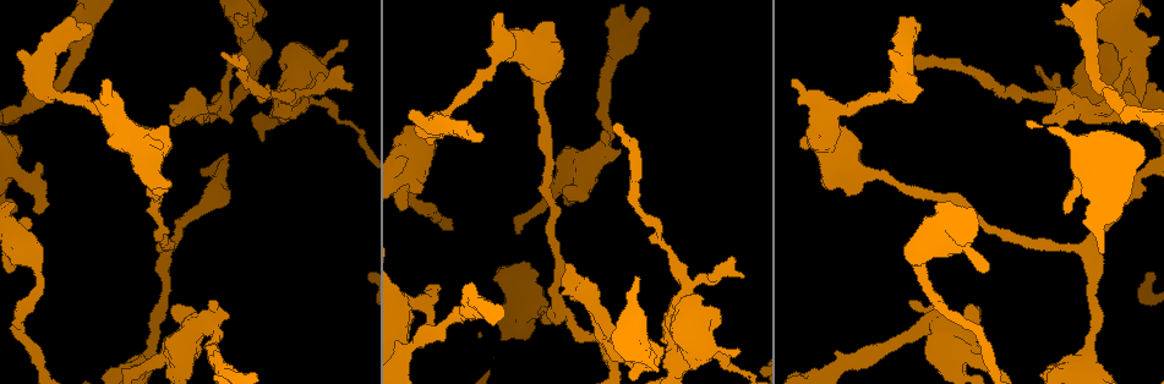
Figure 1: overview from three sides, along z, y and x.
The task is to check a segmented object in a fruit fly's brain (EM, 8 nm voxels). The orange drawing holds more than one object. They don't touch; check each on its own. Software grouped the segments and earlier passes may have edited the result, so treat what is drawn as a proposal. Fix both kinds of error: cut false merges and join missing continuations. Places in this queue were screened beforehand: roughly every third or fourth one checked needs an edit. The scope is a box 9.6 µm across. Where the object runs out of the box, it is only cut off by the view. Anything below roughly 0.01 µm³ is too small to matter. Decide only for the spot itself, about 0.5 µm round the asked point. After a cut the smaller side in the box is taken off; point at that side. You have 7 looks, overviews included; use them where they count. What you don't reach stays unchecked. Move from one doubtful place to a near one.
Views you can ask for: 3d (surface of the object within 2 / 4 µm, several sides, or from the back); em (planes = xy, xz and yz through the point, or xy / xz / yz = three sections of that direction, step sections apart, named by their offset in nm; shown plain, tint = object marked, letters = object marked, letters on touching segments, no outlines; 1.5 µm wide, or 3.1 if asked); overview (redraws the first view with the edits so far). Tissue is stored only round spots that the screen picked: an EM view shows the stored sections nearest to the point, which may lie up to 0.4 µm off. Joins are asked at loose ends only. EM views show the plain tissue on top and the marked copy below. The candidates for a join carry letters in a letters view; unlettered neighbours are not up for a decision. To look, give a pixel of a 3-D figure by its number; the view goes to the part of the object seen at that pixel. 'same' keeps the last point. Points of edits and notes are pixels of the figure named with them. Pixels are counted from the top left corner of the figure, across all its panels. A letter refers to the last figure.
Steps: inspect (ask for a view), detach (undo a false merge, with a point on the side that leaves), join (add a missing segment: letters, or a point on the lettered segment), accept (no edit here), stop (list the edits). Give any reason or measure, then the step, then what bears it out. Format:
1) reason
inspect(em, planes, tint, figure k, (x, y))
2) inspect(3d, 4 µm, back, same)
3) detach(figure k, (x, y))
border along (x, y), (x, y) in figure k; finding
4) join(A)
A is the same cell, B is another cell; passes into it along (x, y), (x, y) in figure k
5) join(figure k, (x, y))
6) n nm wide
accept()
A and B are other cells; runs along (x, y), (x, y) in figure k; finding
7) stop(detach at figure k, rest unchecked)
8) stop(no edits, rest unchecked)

stops while still wide
inspect(em, planes, letters, figure 1, (20, 52))

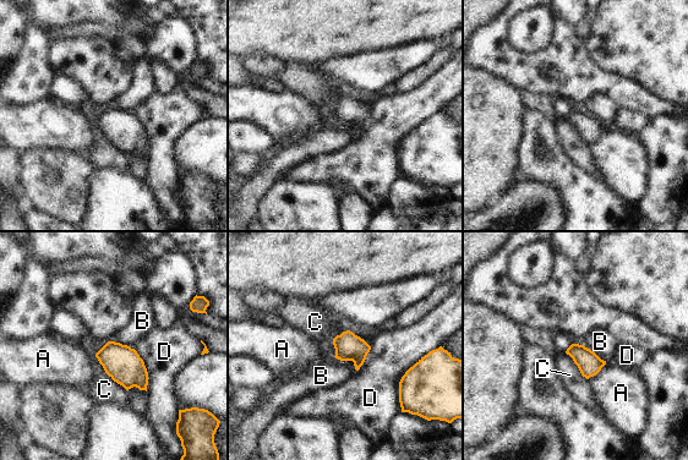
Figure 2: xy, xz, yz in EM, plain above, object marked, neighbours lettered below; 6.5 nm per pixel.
accept()
A, B, C and D are other cells; border along (334, 356), (350, 360), (356, 370) in figure 2; no lettered segment goes on from it

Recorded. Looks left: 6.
end of a long branch
inspect(em, planes, letters, figure 1, (613, 128))

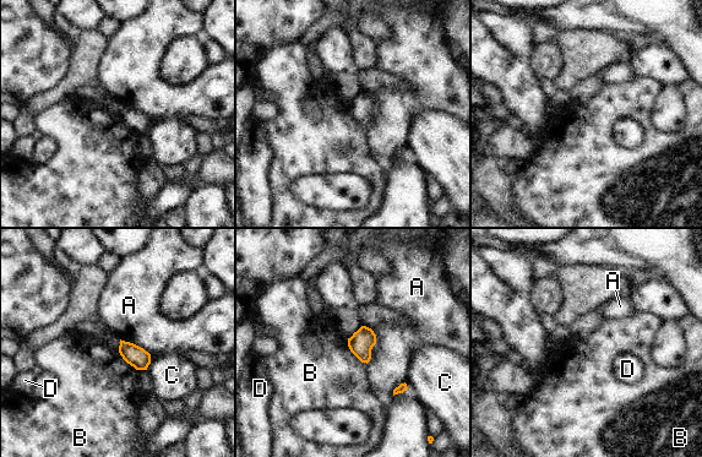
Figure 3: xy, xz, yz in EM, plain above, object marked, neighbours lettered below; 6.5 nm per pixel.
140 nm wide
accept()
A, B, C and D are other cells; border along (118, 352), (137, 370) in figure 3; no lettered segment goes on from it

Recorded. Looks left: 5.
sudden change in width
inspect(3d, 4 µm, figure 1, (719, 349))

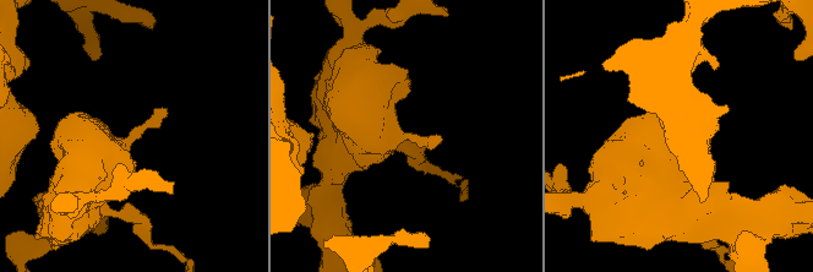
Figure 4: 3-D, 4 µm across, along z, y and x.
now the EM
inspect(em, yz, step 4, tint, figure 4, (408, 138))

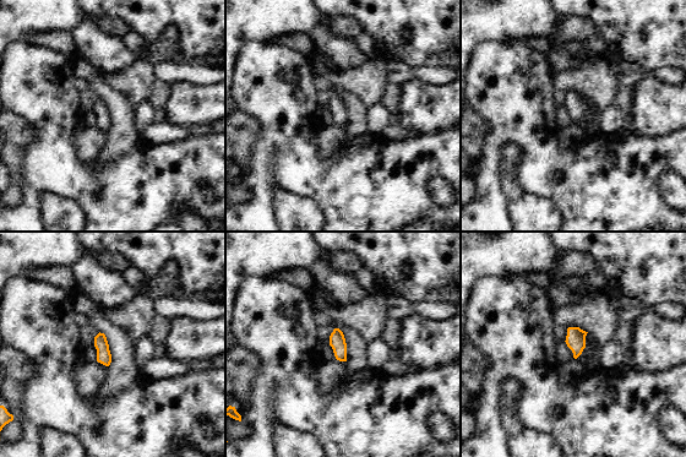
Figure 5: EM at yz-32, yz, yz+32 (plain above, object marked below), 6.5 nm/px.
cut it another way
inspect(em, planes, letters, same)

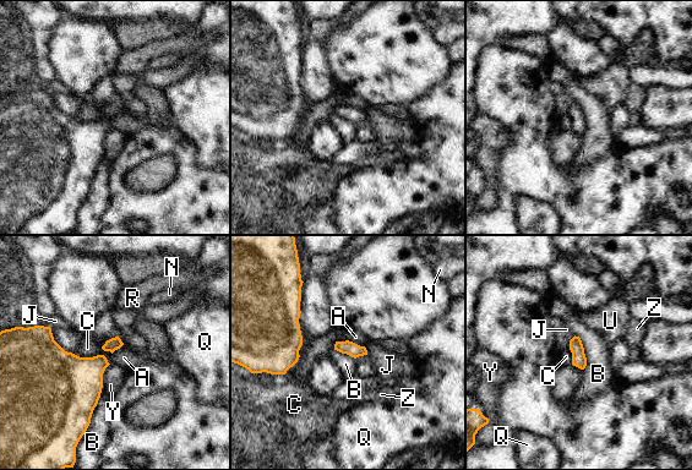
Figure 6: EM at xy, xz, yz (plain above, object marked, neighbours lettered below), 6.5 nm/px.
90 nm wide
accept()
A, B, C, J, N, Q, R, U, Y and Z are other cells; continuous, no second cell

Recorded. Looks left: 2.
stop(no edits, rest unchecked)

